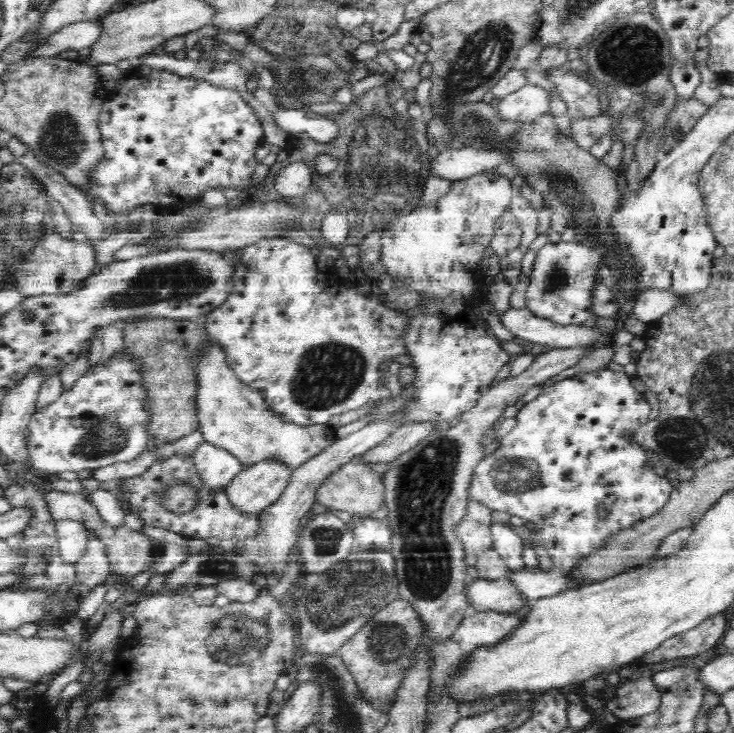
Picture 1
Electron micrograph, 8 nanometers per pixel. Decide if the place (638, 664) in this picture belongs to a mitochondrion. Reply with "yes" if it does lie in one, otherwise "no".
no

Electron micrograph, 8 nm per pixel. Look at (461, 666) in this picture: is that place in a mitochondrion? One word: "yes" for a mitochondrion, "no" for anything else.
no

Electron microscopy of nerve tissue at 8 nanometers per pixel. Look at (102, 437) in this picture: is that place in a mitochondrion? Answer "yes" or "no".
yes

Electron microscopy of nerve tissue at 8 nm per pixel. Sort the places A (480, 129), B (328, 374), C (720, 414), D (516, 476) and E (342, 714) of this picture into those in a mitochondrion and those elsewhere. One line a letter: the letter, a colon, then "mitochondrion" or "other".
A: mitochondrion
B: mitochondrion
C: mitochondrion
D: mitochondrion
E: mitochondrion

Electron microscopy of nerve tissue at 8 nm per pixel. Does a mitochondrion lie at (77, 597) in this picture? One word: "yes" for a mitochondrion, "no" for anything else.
no

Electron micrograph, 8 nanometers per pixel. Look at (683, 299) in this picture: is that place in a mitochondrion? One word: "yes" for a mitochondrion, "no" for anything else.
no

